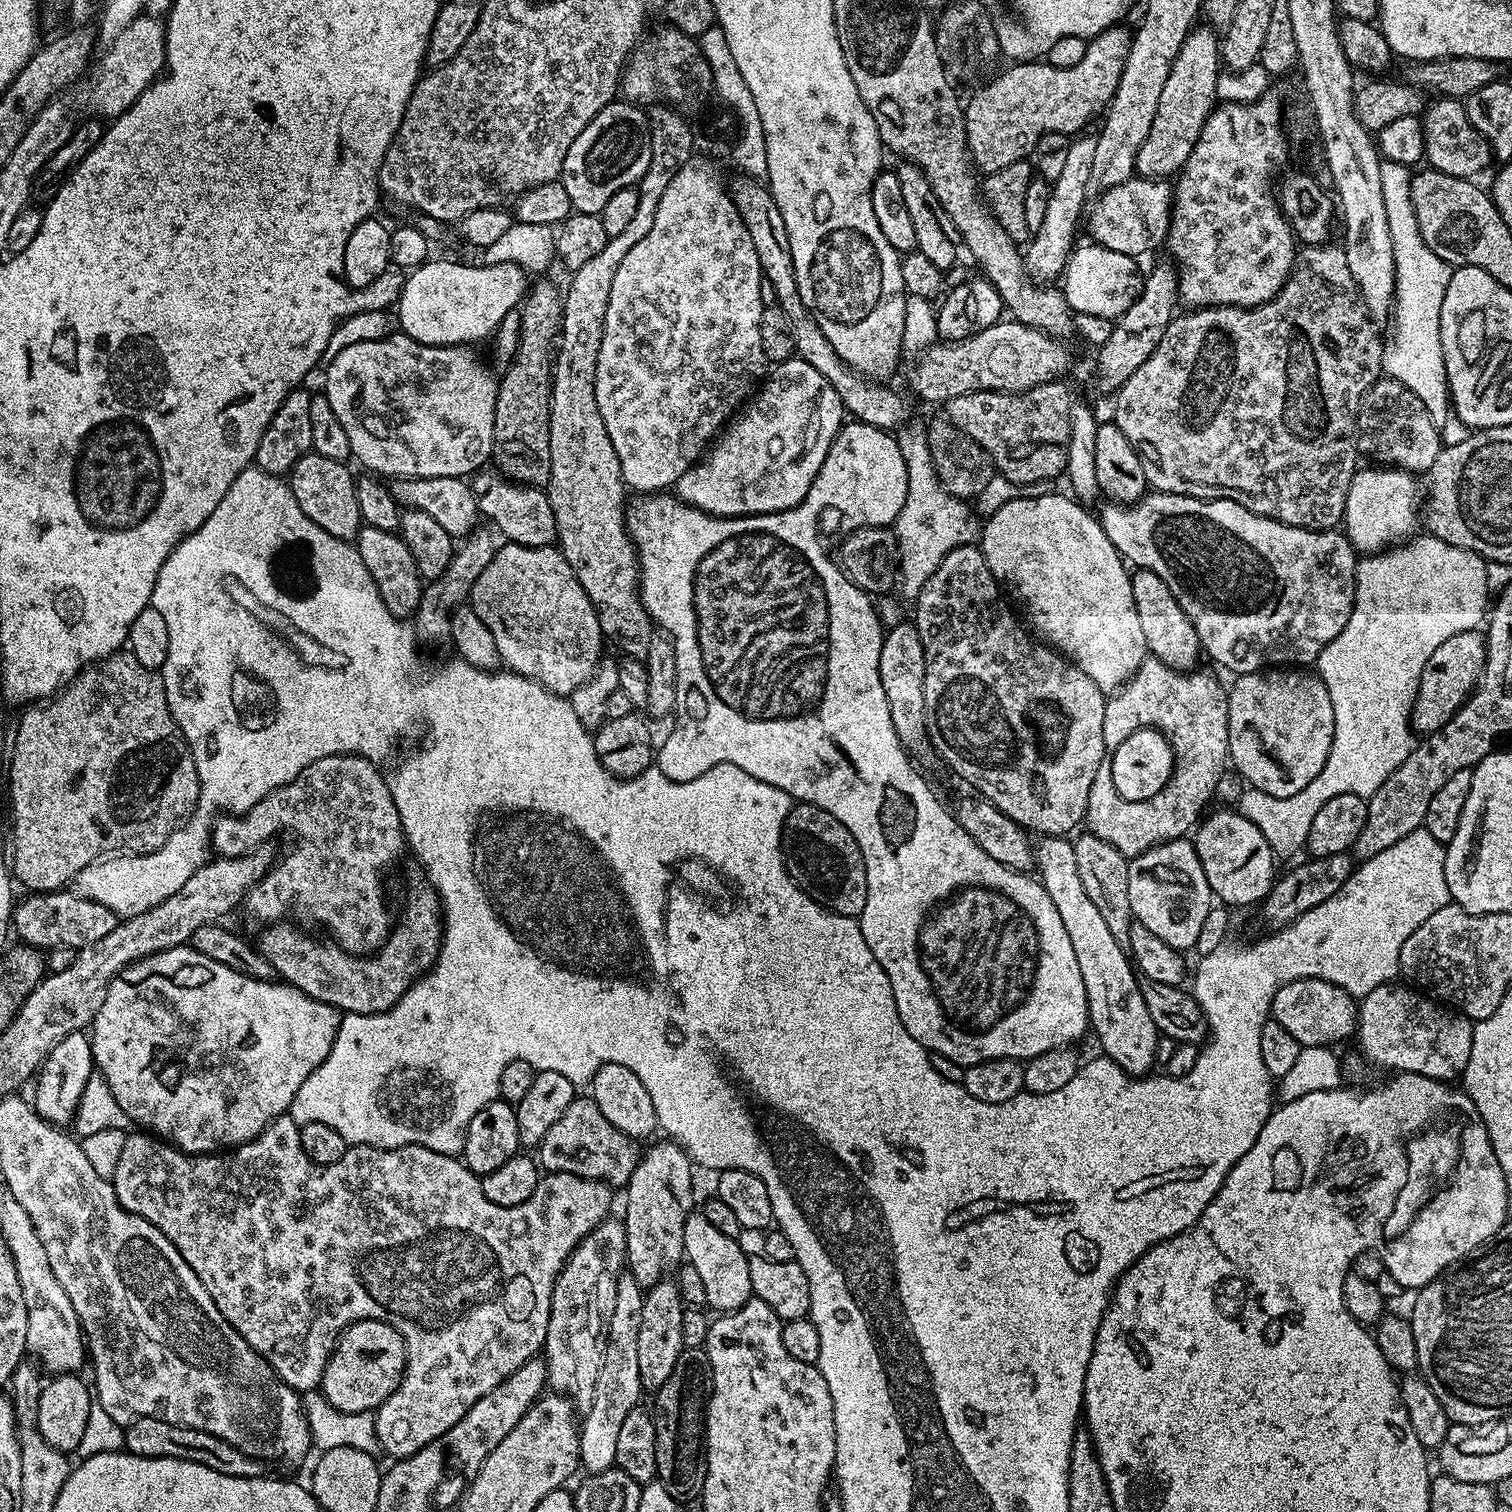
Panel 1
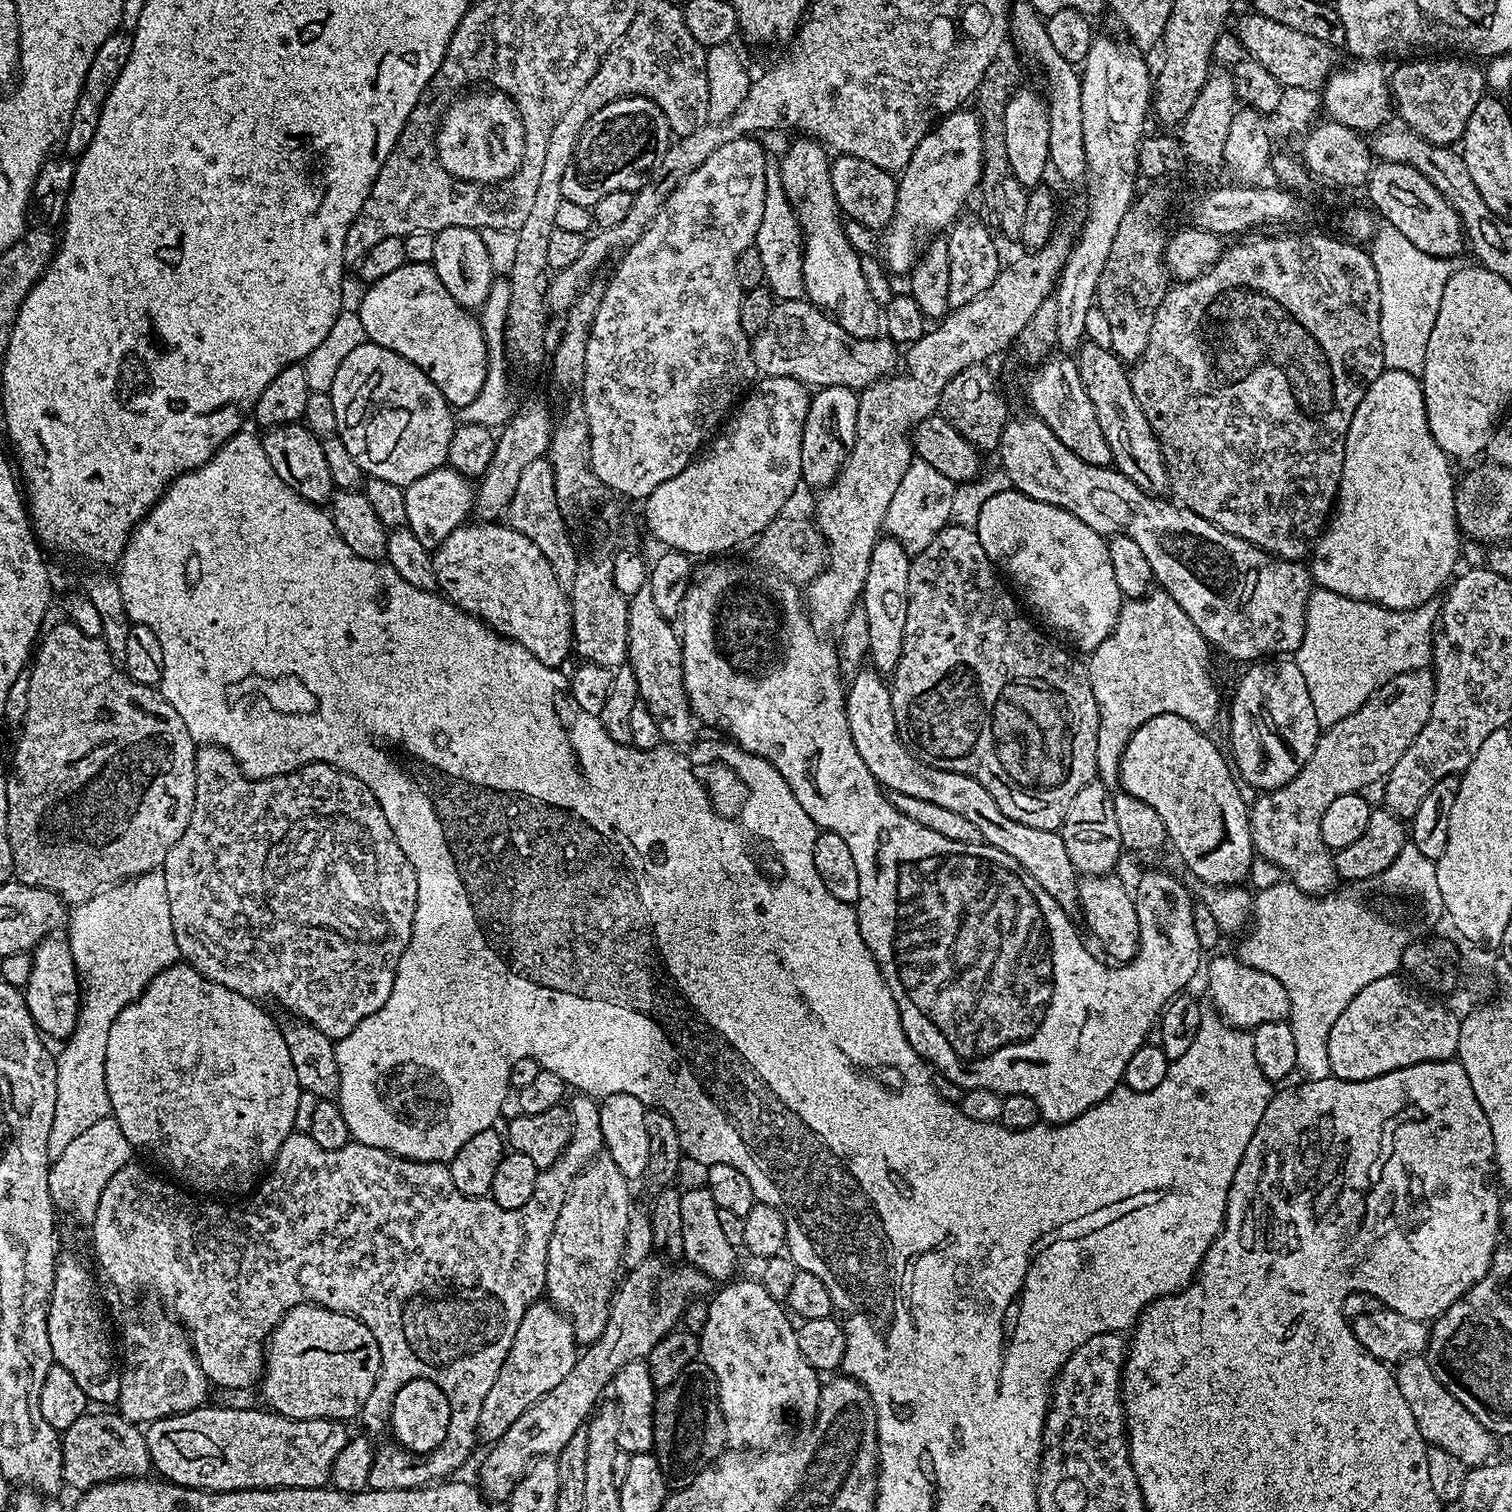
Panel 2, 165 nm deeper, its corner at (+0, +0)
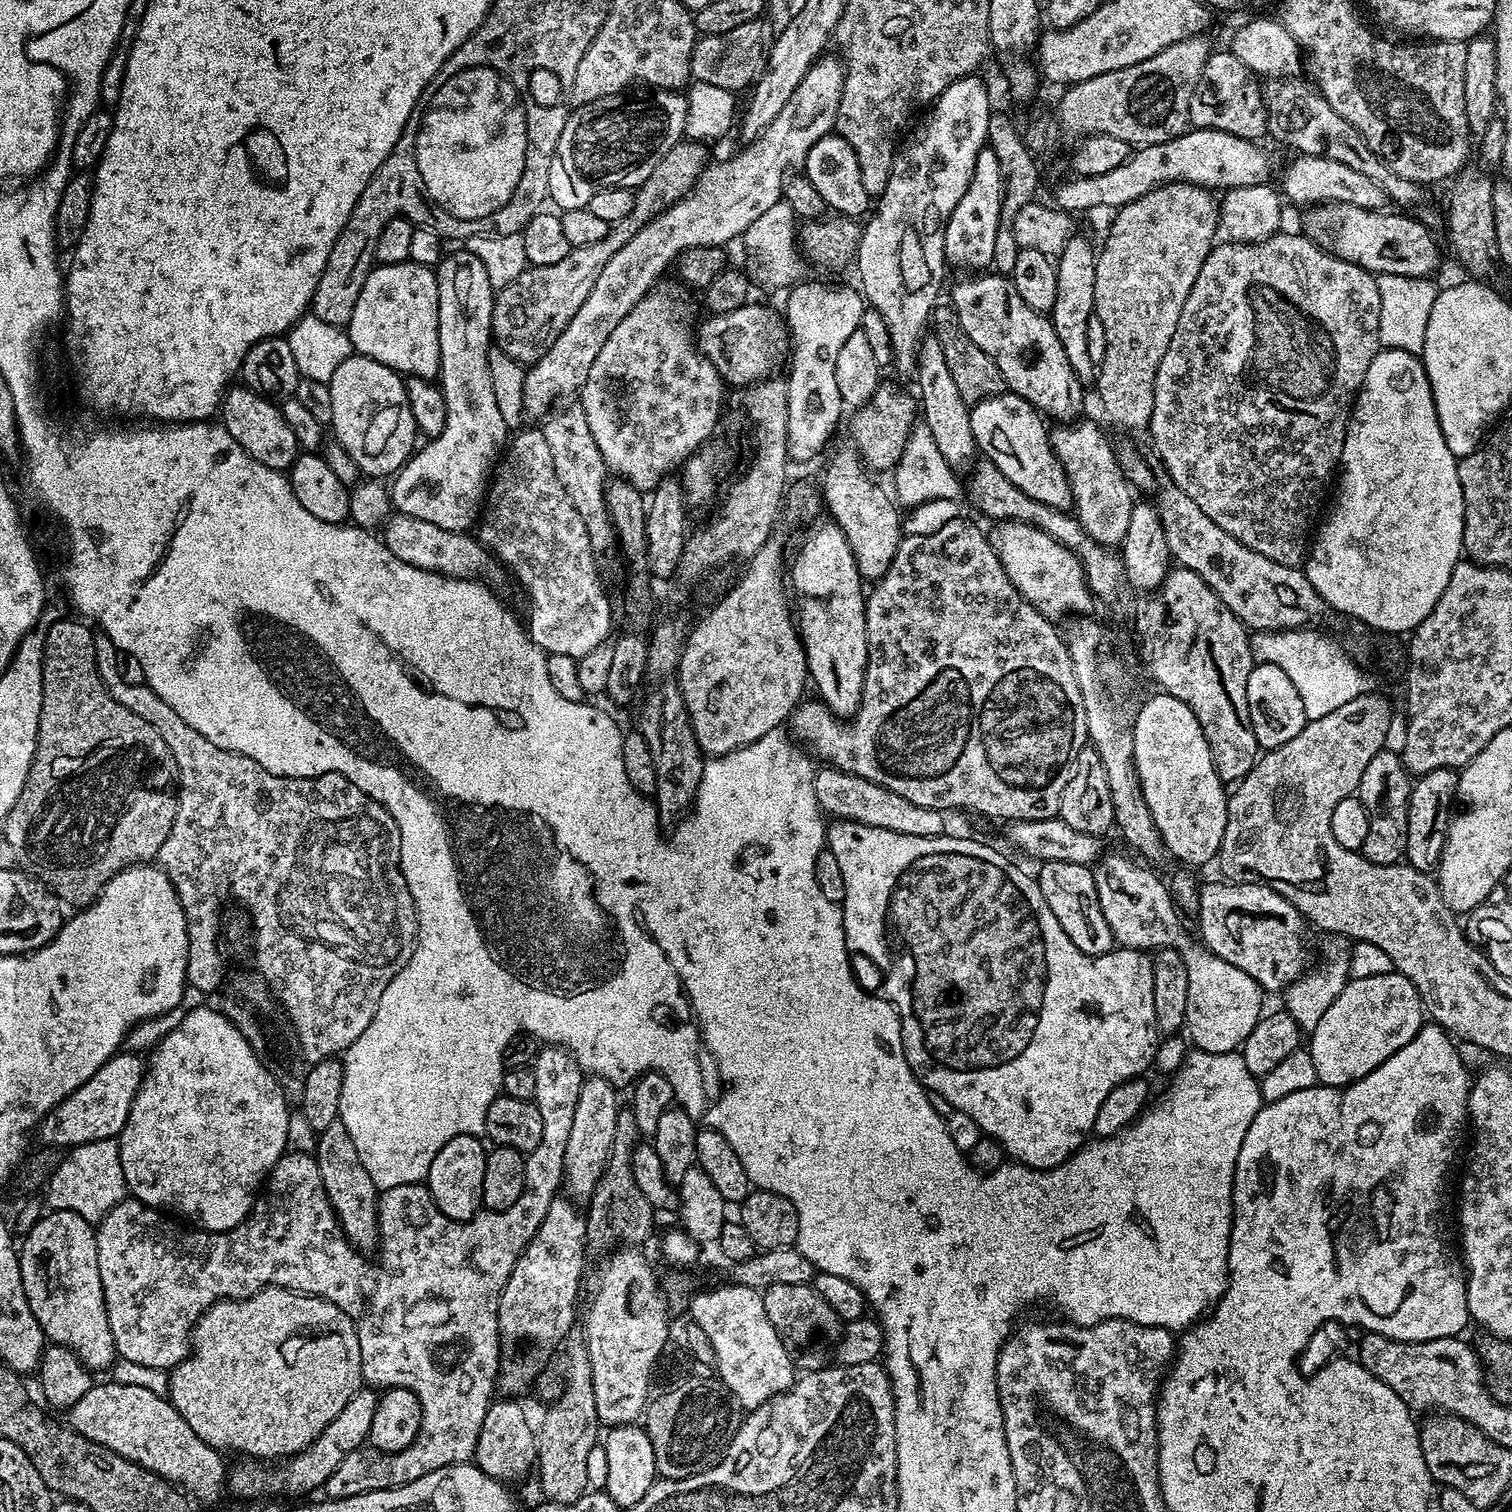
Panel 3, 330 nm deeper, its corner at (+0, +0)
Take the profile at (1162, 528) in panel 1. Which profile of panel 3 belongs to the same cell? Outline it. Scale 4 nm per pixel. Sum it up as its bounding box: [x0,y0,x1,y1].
[970,390,1073,510]

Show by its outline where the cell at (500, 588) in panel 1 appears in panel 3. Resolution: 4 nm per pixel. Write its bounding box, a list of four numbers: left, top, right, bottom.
[382,512,502,582]

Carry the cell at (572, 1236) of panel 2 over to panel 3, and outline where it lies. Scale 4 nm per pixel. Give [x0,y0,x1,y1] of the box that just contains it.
[563,1075,622,1202]

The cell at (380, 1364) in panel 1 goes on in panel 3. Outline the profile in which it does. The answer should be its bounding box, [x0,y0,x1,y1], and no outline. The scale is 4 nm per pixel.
[166,1288,362,1462]

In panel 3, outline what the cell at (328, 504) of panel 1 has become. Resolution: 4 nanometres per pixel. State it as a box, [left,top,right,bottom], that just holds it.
[218,386,302,472]

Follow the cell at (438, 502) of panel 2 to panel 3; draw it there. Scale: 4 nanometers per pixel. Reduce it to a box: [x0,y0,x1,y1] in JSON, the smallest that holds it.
[390,250,510,532]

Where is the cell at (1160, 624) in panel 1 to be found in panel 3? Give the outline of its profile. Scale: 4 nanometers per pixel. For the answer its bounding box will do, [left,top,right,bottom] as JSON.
[1050,419,1134,549]

